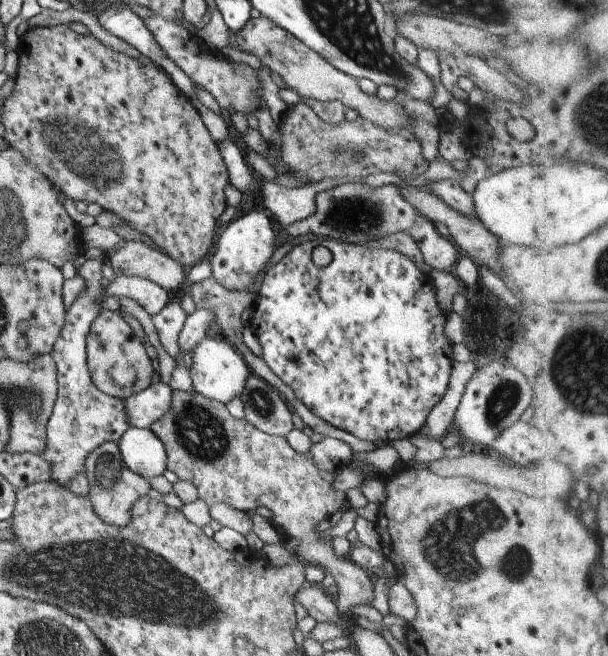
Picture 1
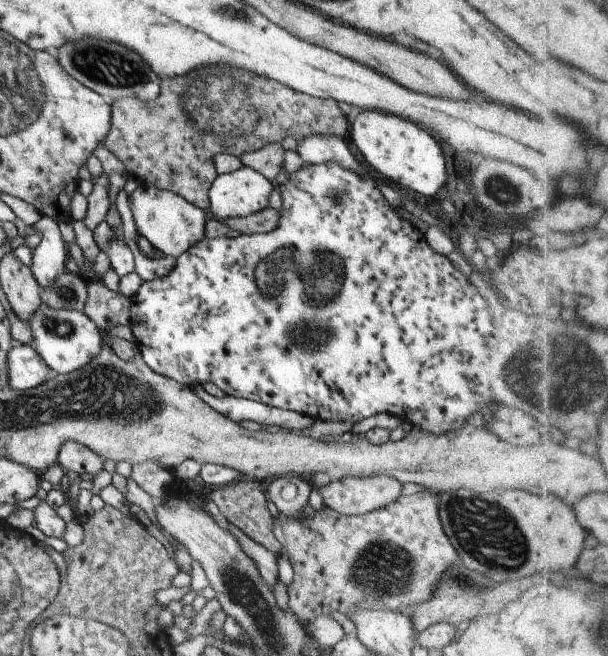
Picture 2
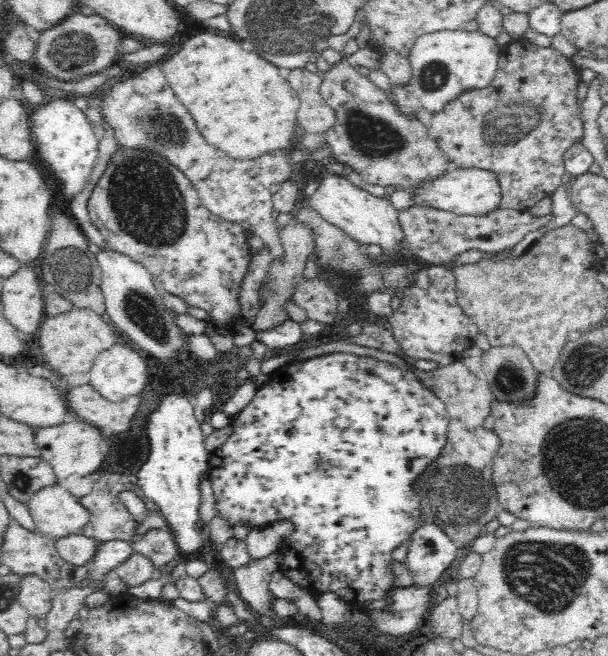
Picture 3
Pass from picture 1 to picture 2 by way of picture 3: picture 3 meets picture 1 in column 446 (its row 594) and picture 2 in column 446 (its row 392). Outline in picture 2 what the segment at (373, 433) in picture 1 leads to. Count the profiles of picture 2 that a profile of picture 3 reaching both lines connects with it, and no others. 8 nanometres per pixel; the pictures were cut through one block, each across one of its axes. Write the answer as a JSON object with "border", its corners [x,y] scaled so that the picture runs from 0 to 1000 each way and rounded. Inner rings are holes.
{"border":[[[539,245],[535,248],[507,250],[498,247],[498,252],[488,259],[475,265],[474,276],[469,280],[456,282],[462,296],[464,308],[467,313],[461,320],[459,337],[451,351],[439,355],[395,355],[387,363],[359,361],[354,364],[340,364],[336,361],[331,367],[326,367],[316,378],[309,380],[309,384],[291,390],[286,409],[280,418],[268,421],[266,424],[255,424],[248,428],[237,428],[230,442],[224,451],[215,454],[215,465],[212,470],[214,485],[211,494],[215,497],[217,506],[222,512],[222,521],[232,534],[232,543],[237,552],[260,570],[268,570],[276,576],[286,578],[296,585],[314,590],[317,587],[332,587],[336,582],[350,582],[368,595],[373,602],[383,605],[395,605],[400,608],[411,608],[434,614],[459,623],[474,623],[487,627],[503,634],[512,634],[515,639],[523,640],[548,640],[564,642],[576,640],[582,646],[589,645],[600,637],[609,637],[617,631],[635,628],[640,633],[650,631],[656,634],[661,642],[671,642],[681,651],[691,651],[694,655],[701,655],[706,660],[729,663],[740,657],[757,655],[766,649],[770,637],[796,619],[811,620],[813,614],[806,614],[809,610],[809,595],[806,595],[806,570],[803,570],[803,534],[799,534],[799,521],[803,521],[803,512],[813,506],[813,497],[809,497],[809,479],[803,471],[799,457],[789,450],[789,445],[776,430],[757,413],[753,413],[737,392],[715,384],[704,369],[701,367],[699,357],[691,352],[683,343],[669,338],[664,332],[658,331],[646,316],[635,306],[632,297],[622,285],[625,280],[605,267],[590,267],[581,259],[566,256],[553,250],[549,245]],[[523,393],[530,393],[523,399]],[[510,396],[510,399],[507,399]],[[513,409],[513,427],[503,421],[503,415],[510,415]]]}

